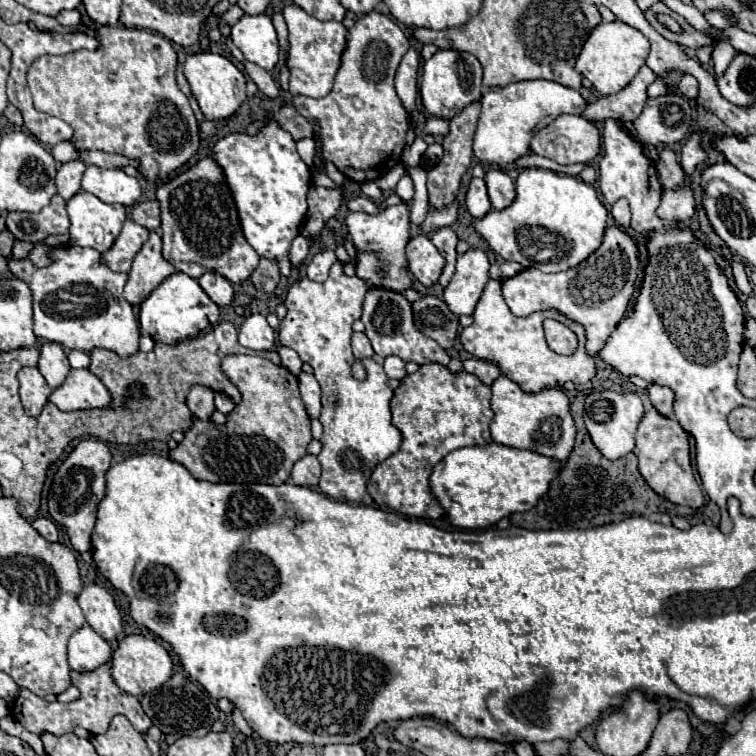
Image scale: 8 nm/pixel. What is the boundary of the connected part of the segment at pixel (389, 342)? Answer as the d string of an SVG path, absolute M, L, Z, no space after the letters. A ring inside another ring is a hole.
M372 286L366 294L364 300L364 314L360 318L366 326L366 336L372 342L372 348L378 356L386 358L386 356L400 356L404 362L412 360L418 364L426 364L426 362L438 362L438 364L448 364L450 356L448 352L432 338L420 334L420 330L416 330L414 326L414 318L412 318L412 304L406 300L404 294L396 292L396 290L384 290L384 286Z

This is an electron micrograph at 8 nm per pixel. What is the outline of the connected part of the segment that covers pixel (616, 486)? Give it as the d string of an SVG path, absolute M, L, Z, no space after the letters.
M576 396L572 402L572 416L576 422L576 444L566 460L560 476L552 480L550 490L540 498L540 502L526 514L520 516L520 526L524 528L574 528L582 520L592 520L594 516L600 514L640 514L640 516L650 516L654 512L662 514L668 512L672 518L674 516L688 516L694 514L694 510L672 504L670 500L658 496L642 478L638 472L638 460L634 454L628 454L618 460L608 460L600 454L600 450L594 446L590 440L590 434L584 426L584 396Z

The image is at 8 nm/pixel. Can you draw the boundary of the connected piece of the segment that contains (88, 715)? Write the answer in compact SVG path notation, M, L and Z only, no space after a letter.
M102 664L102 666L98 666L96 670L90 670L90 672L76 672L76 670L72 670L70 678L72 678L74 686L82 686L82 696L78 700L68 702L68 704L64 704L64 702L46 702L44 698L36 696L34 692L22 688L18 698L14 700L12 716L26 730L30 730L34 734L52 732L56 736L72 732L76 726L86 728L90 734L102 734L102 732L106 732L110 720L116 714L124 714L138 732L146 732L152 726L152 720L144 714L144 710L140 706L140 700L136 696L126 694L126 692L122 694L122 690L114 684L114 680L110 678L110 666L108 664Z

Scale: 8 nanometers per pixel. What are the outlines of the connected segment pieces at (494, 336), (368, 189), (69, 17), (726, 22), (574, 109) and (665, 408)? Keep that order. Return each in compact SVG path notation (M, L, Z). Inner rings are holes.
M488 280L484 294L480 296L476 310L474 310L474 322L462 330L460 340L464 348L472 352L476 358L496 362L500 370L526 392L540 392L546 386L562 386L566 380L572 380L576 386L582 386L590 382L596 372L594 358L590 358L584 352L586 338L584 338L584 328L580 324L568 320L556 310L544 310L544 312L532 314L530 318L516 318L502 298L500 280ZM546 318L554 318L566 324L578 336L578 348L574 354L562 356L548 348L544 340L544 326L542 326Z
M364 182L360 186L362 186L362 194L366 194L368 198L372 198L376 204L384 202L384 192L376 186L376 182Z
M77 10L62 11L56 17L58 22L65 27L76 27L72 25L79 25L82 22L82 16Z
M708 12L704 14L706 20L714 26L714 28L728 28L728 26L734 26L734 20L726 18L722 12Z
M524 80L512 82L500 88L488 88L482 94L482 110L478 118L478 130L474 134L474 156L488 164L506 166L522 156L530 156L528 142L536 130L552 124L562 114L582 114L586 100L574 88L562 86L550 80Z
M652 384L648 388L648 394L650 394L650 400L654 404L654 408L662 414L662 416L668 416L672 418L672 404L674 404L674 394L668 386L660 386L660 384Z

